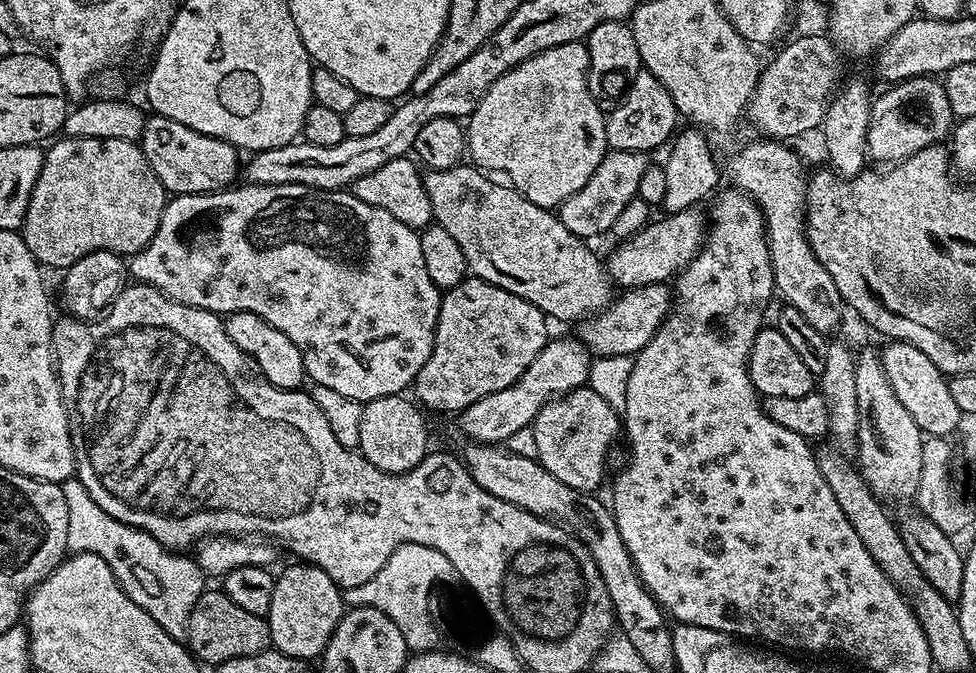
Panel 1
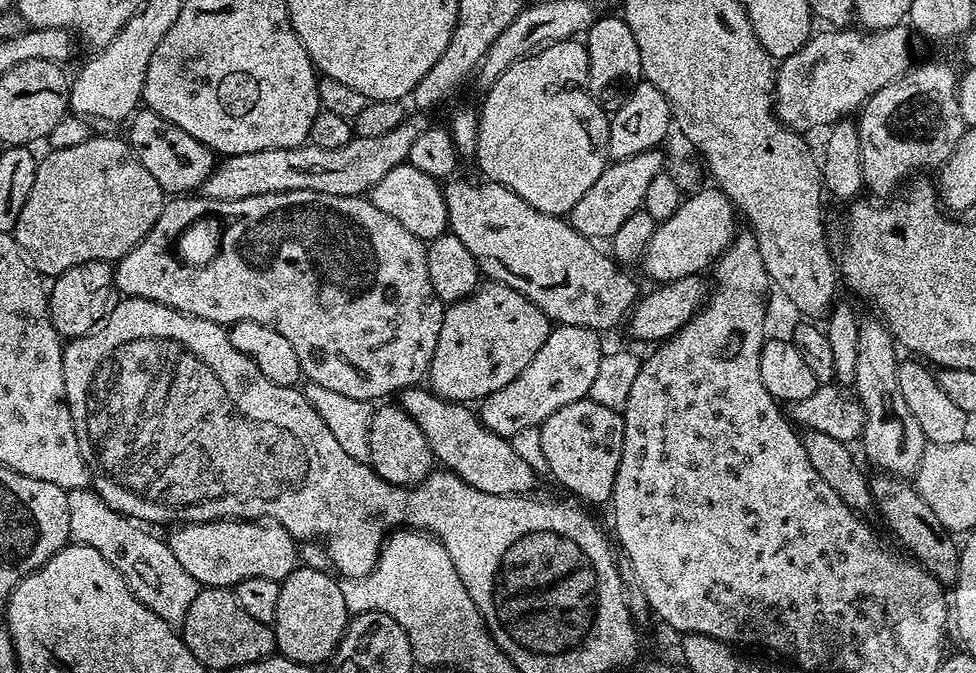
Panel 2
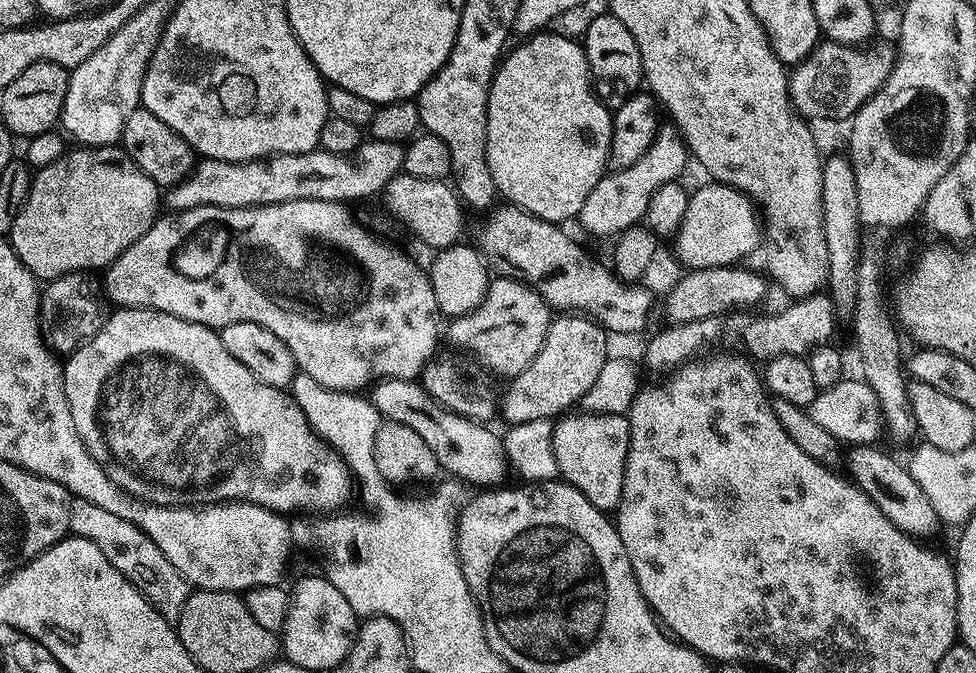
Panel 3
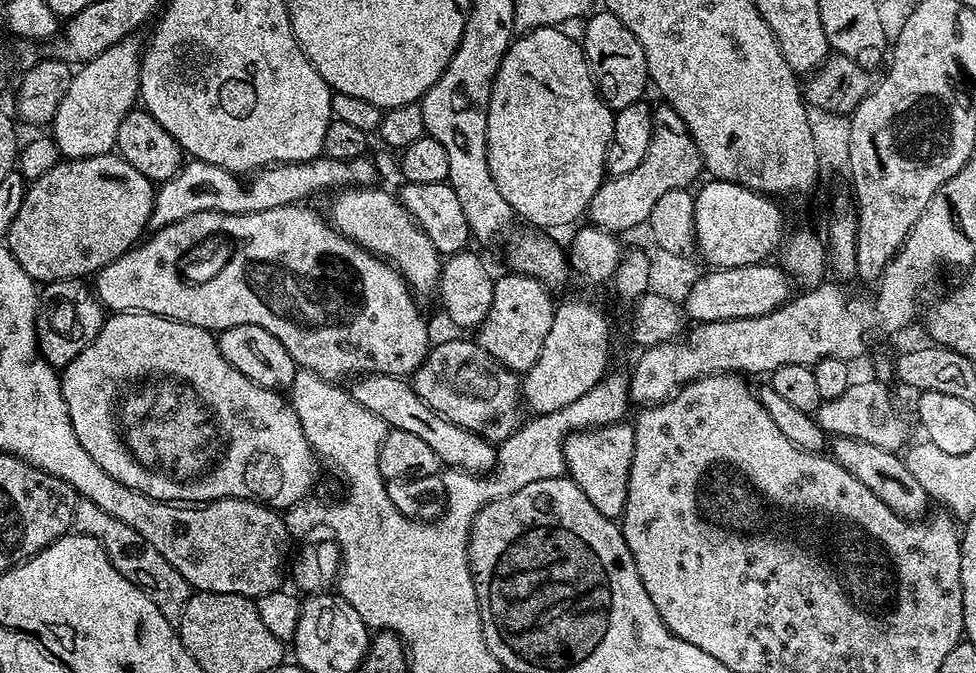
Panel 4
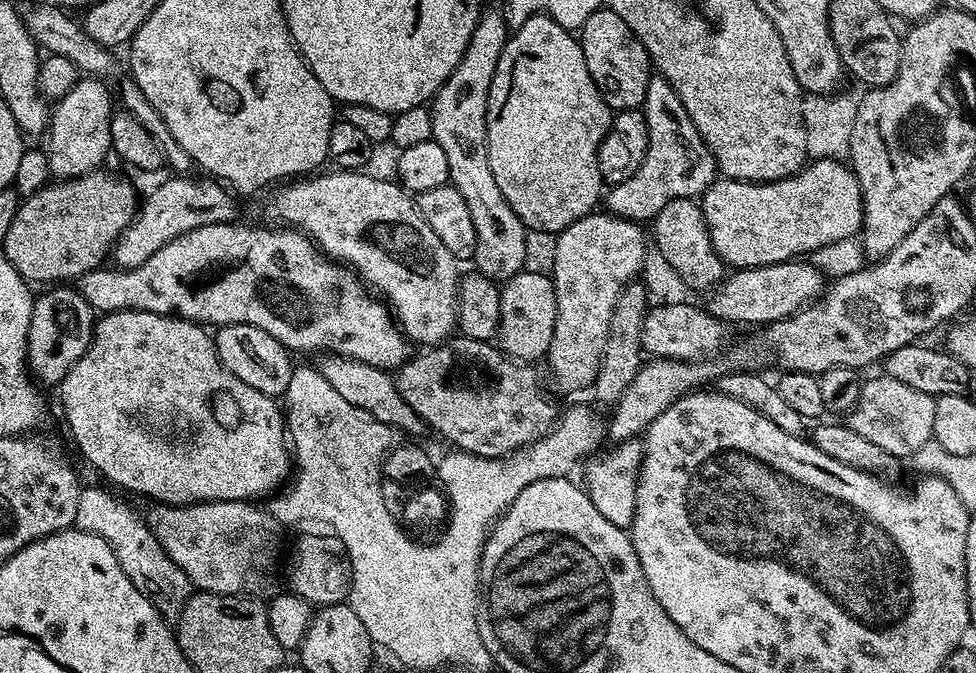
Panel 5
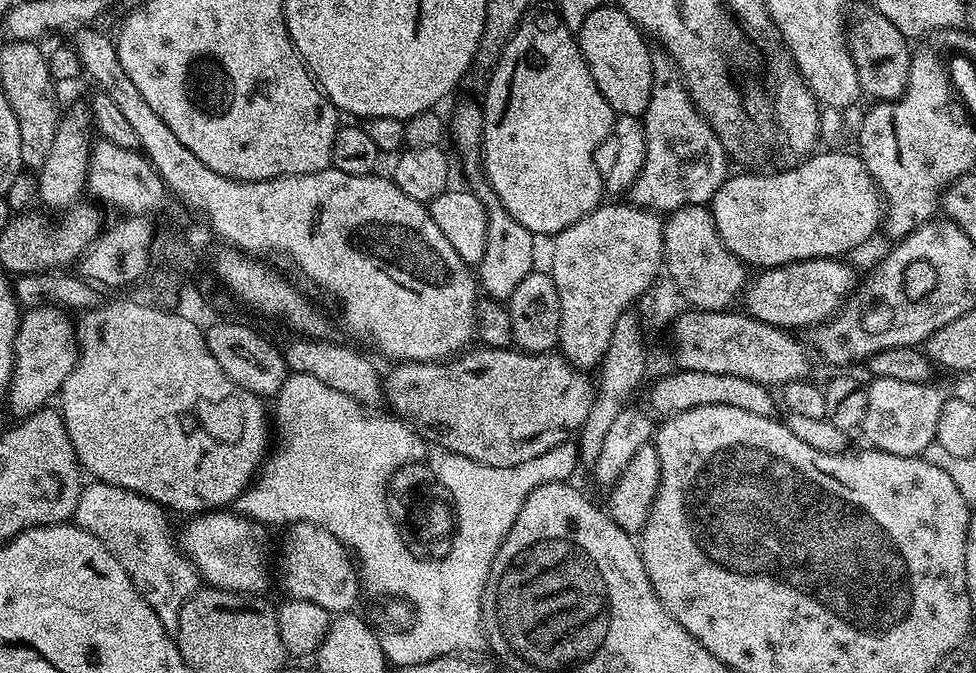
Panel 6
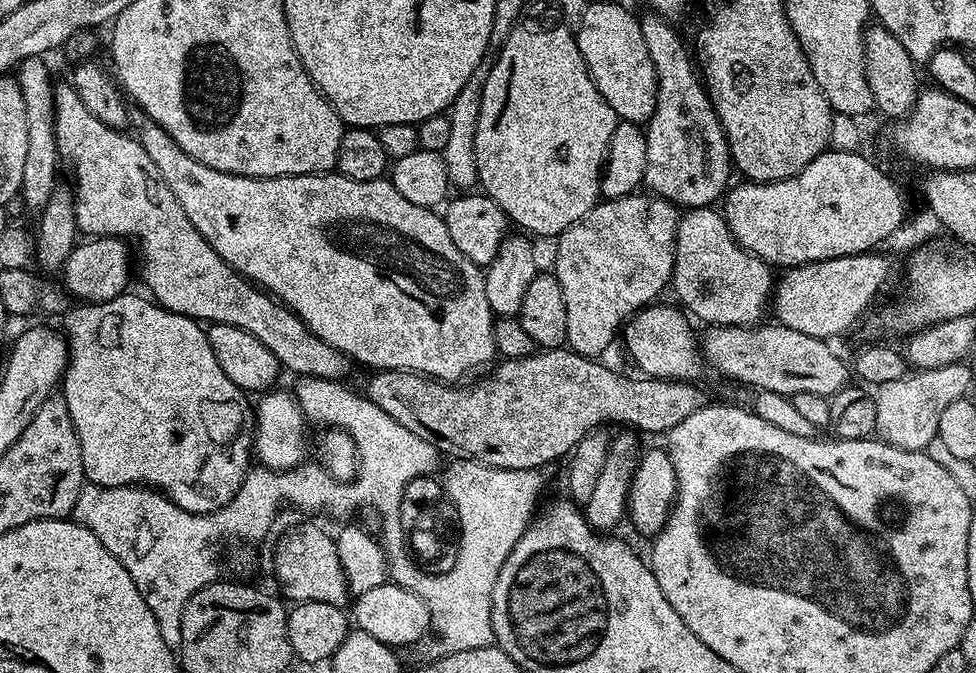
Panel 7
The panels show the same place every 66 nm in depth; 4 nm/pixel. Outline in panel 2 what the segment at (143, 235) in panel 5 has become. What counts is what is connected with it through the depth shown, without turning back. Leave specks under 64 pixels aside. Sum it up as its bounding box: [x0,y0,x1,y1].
[202,115,426,200]

